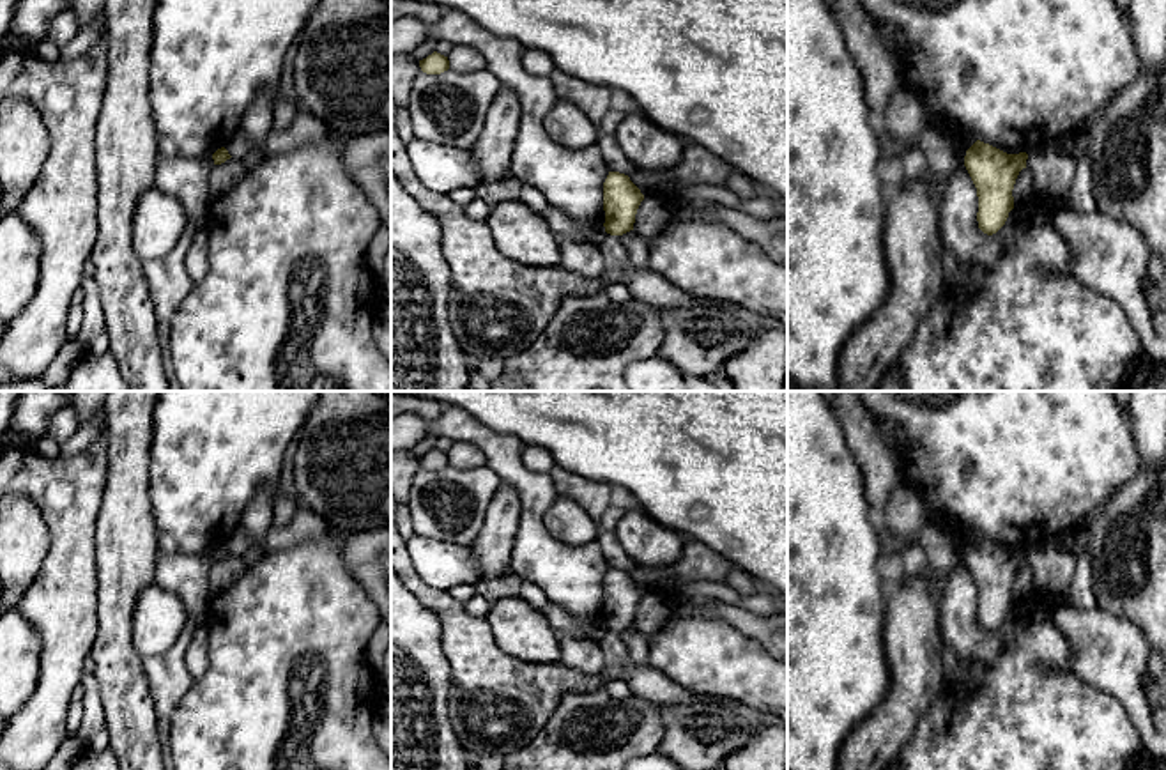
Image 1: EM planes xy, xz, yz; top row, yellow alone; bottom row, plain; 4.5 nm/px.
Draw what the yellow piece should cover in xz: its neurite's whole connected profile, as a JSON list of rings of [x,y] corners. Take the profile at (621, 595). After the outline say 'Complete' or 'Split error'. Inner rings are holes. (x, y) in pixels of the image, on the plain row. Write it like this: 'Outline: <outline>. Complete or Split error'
Outline: [[[609,568],[603,579],[605,628],[623,632],[633,627],[635,611],[642,597],[644,591],[628,572]]]. Complete

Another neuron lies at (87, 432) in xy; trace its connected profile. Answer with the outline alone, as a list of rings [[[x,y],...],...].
[[[92,416],[88,421],[81,421],[78,430],[71,439],[60,444],[58,455],[74,455],[92,444],[96,439],[103,435],[103,428],[106,427],[106,416],[96,418]]]

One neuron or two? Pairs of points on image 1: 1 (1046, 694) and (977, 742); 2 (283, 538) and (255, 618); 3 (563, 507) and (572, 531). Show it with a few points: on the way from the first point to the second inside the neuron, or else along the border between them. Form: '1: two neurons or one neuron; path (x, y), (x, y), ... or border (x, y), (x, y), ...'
1: one neuron; path (1028, 712), (995, 742)
2: two neurons; border (321, 538), (266, 553)
3: one neuron; path (565, 512), (572, 526)

